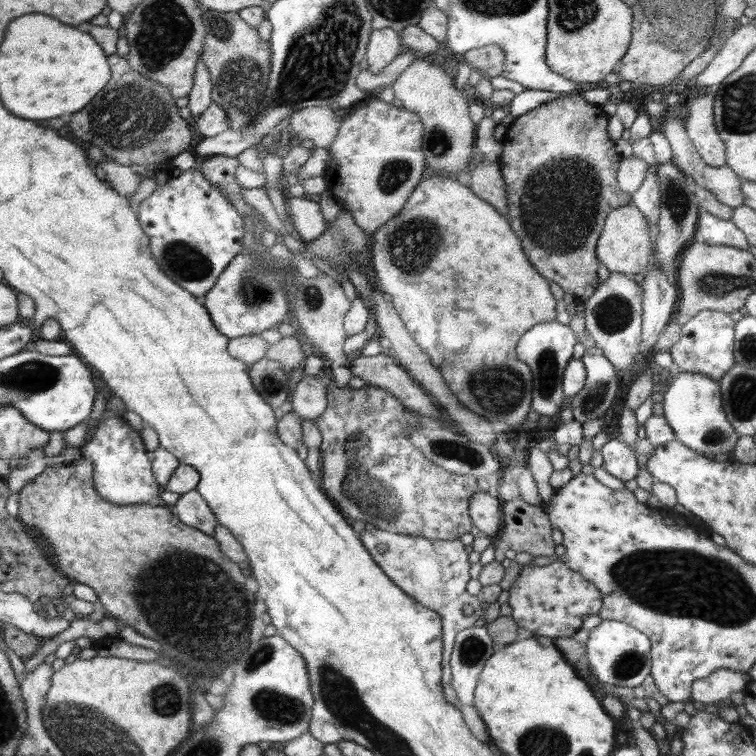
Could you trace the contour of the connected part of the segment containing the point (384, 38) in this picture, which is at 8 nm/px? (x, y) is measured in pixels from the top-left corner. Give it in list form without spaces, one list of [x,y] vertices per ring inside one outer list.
[[[379,28],[370,31],[365,56],[369,64],[368,70],[376,74],[385,69],[396,58],[401,48],[401,39],[396,30]]]

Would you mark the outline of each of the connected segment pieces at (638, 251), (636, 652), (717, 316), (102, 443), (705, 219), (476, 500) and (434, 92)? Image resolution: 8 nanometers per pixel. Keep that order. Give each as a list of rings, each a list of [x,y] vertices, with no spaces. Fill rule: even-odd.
[[[631,202],[612,210],[605,219],[603,231],[597,240],[596,254],[600,264],[604,264],[610,273],[635,276],[643,273],[650,265],[654,236],[649,228],[649,221]]]
[[[602,620],[590,632],[584,652],[595,678],[603,684],[633,689],[641,686],[651,671],[651,641],[648,636],[619,620]]]
[[[702,310],[683,324],[678,342],[669,353],[680,371],[697,372],[720,382],[726,372],[736,363],[734,360],[734,320],[730,313],[718,310]]]
[[[111,414],[103,417],[102,422],[92,436],[92,440],[89,442],[86,441],[86,444],[82,446],[81,456],[92,461],[92,465],[94,465],[94,472],[92,472],[94,487],[96,487],[98,495],[108,502],[116,505],[149,504],[161,491],[158,482],[156,482],[156,478],[154,478],[154,472],[152,472],[151,455],[144,447],[144,442],[142,442],[140,434],[137,431],[131,430],[127,423],[122,421],[121,416]]]
[[[703,210],[699,214],[697,233],[708,244],[733,246],[737,249],[748,250],[749,242],[736,224],[731,221],[721,220]]]
[[[482,490],[476,491],[469,500],[469,515],[471,522],[480,533],[495,536],[500,530],[502,524],[502,511],[500,504],[502,502],[497,498]]]
[[[417,55],[412,65],[406,67],[390,86],[394,90],[395,98],[401,100],[406,110],[417,114],[424,125],[421,150],[430,168],[442,170],[442,174],[456,178],[458,173],[466,169],[472,155],[476,125],[468,114],[469,99],[466,100],[454,85],[453,73],[434,66]]]

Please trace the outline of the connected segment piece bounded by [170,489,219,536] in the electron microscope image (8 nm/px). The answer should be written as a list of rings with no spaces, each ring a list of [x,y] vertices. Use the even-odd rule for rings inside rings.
[[[196,489],[179,495],[178,501],[174,506],[170,506],[170,510],[184,524],[197,528],[210,536],[213,536],[216,524],[219,523],[207,502]]]

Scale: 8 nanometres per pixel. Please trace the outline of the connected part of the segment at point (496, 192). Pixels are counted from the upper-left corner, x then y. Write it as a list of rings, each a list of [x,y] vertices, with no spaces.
[[[483,161],[470,172],[470,190],[500,214],[506,214],[507,192],[499,162]]]

